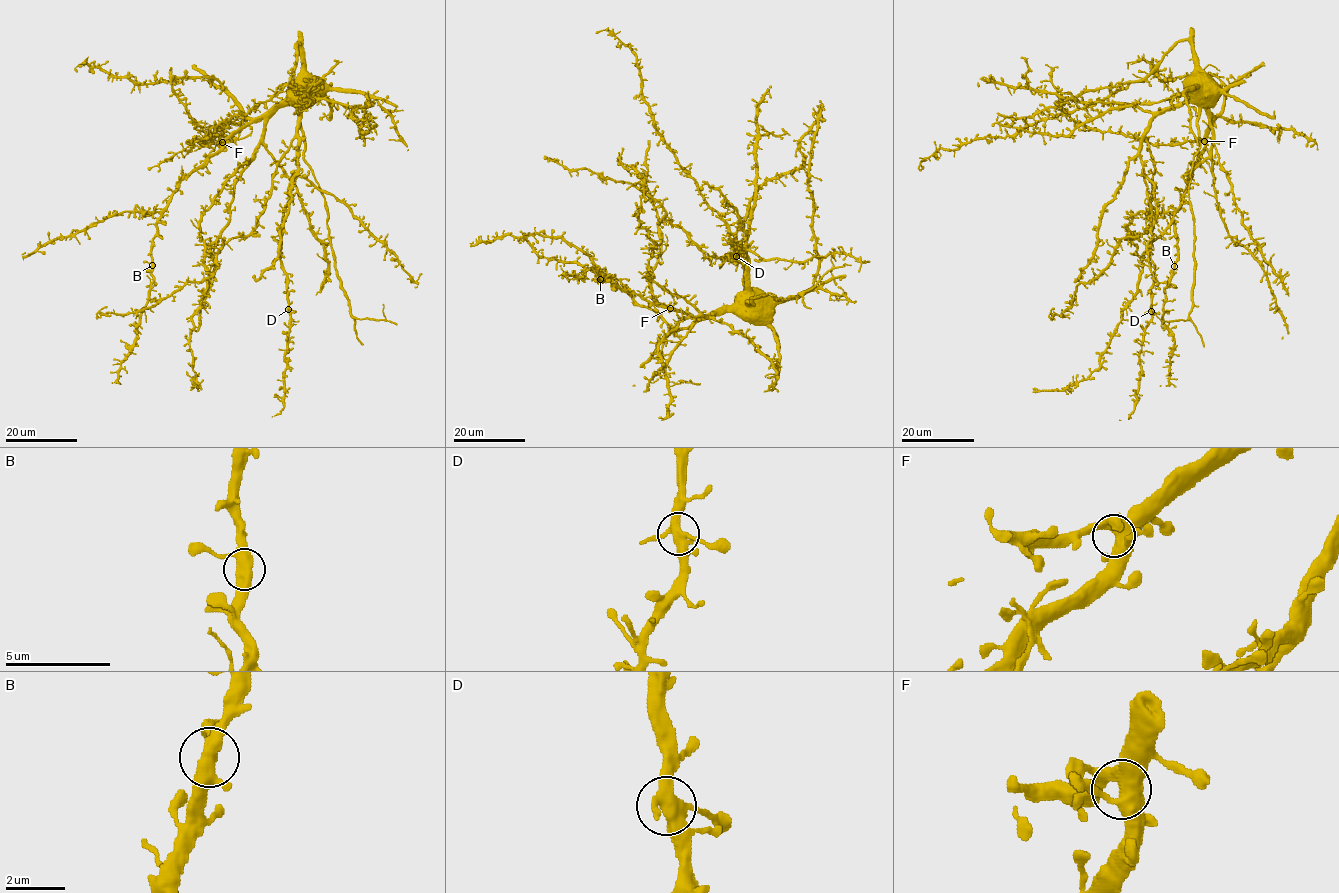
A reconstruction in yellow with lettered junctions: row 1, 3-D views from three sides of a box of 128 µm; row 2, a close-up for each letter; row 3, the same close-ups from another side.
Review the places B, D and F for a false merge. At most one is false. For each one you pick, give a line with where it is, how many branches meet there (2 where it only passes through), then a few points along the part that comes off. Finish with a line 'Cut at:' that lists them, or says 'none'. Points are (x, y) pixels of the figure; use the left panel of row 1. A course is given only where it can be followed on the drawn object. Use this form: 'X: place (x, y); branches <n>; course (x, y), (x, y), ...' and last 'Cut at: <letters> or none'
Cut at: none

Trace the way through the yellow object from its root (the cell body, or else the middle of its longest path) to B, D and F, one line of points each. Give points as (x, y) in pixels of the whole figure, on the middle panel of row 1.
B: (735, 307), (719, 307), (707, 314), (690, 316), (625, 292), (609, 278), (599, 282), (600, 279)
D: (735, 307), (735, 300), (745, 290), (746, 245), (734, 255), (728, 255), (731, 260), (736, 256)
F: (735, 307), (719, 307), (699, 316), (670, 308)

